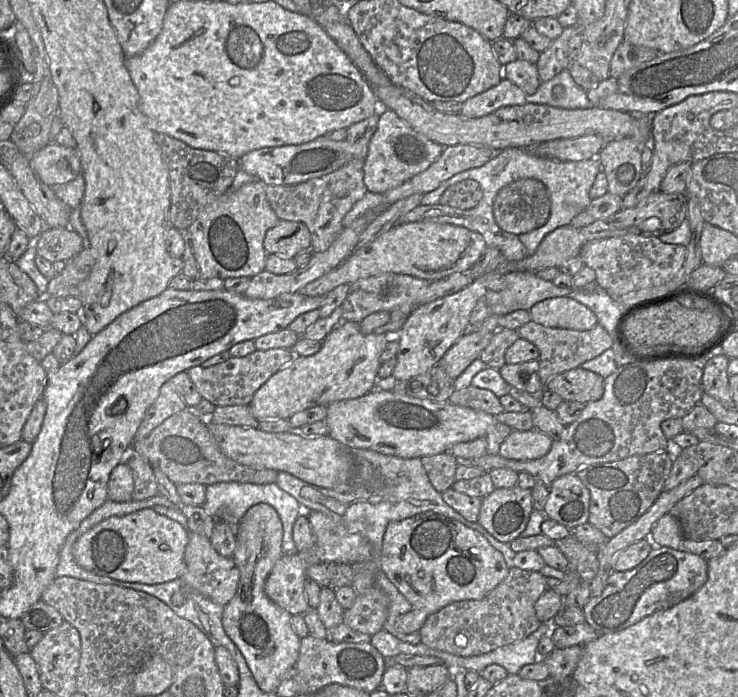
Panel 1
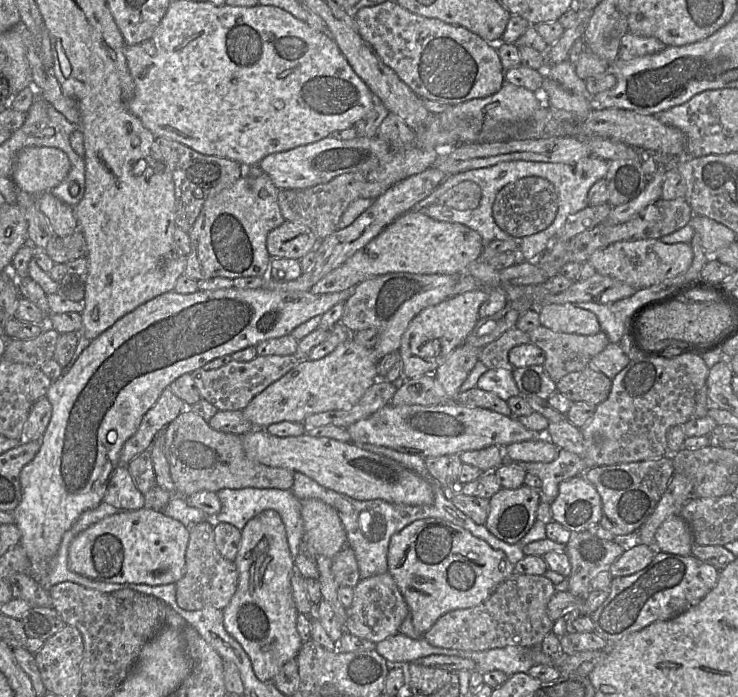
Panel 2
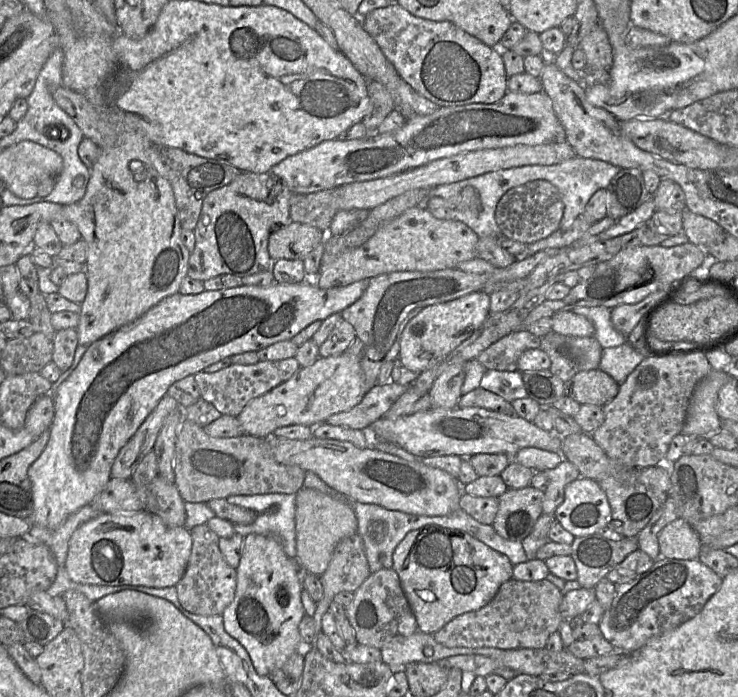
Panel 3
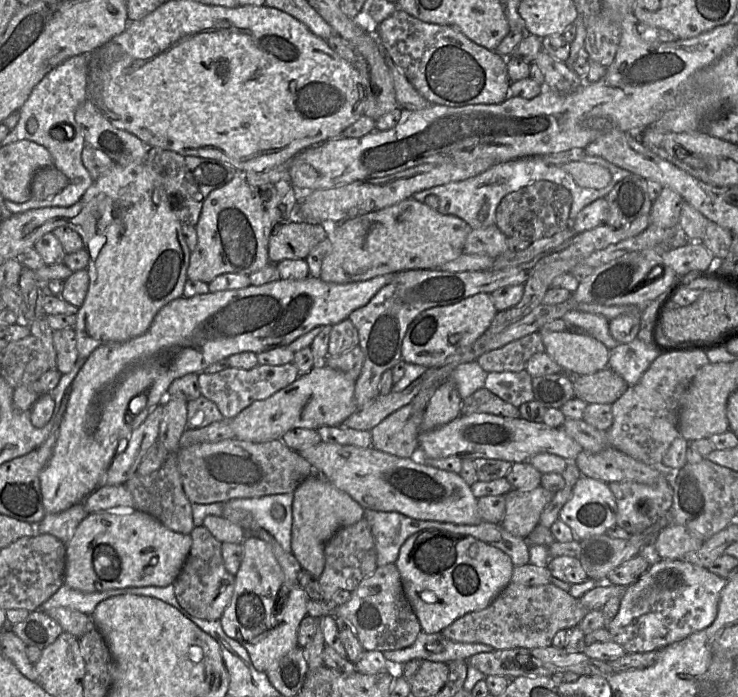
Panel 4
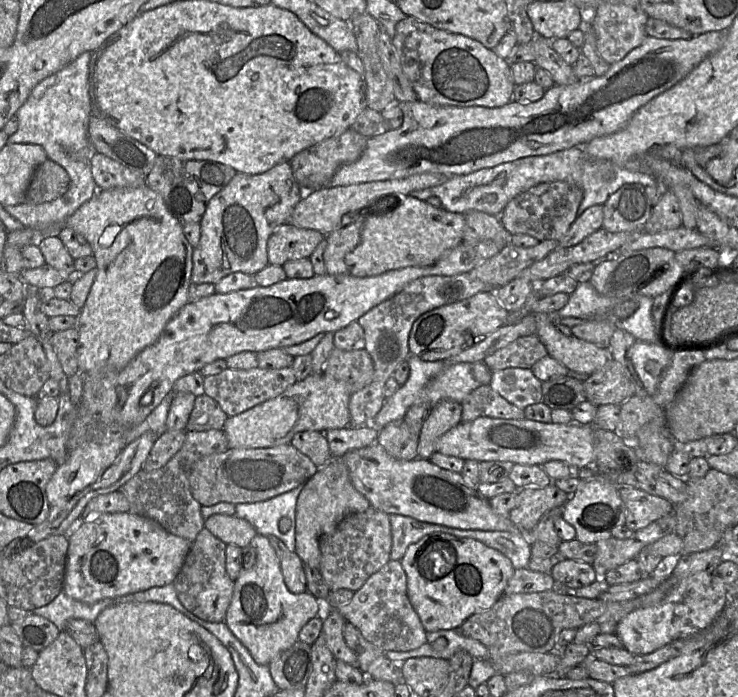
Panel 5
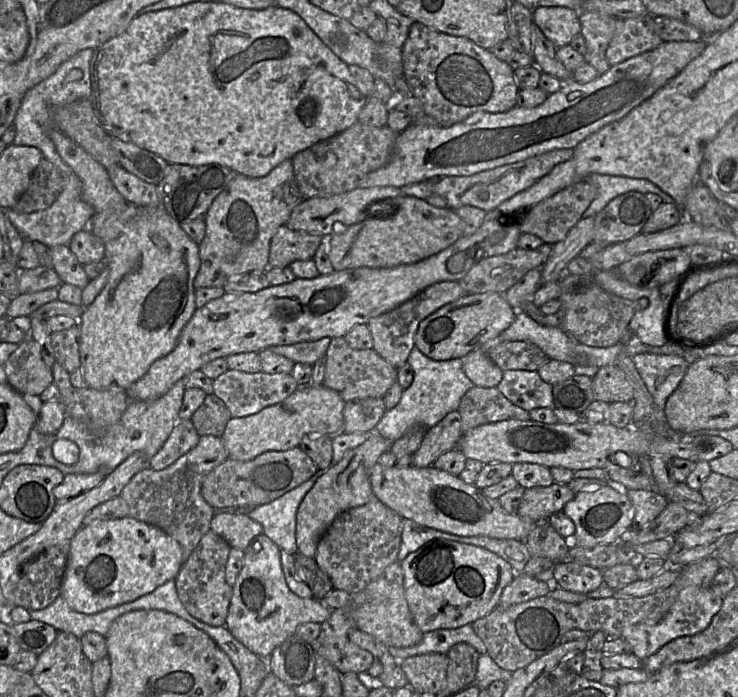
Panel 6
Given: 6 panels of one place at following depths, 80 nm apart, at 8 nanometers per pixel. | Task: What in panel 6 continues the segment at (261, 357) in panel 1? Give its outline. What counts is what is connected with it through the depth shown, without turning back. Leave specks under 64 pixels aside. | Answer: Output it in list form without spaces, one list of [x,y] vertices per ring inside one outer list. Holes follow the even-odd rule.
[[[229,369],[213,379],[213,393],[225,403],[232,418],[256,414],[266,407],[282,402],[297,389],[298,384],[291,373],[247,373]]]

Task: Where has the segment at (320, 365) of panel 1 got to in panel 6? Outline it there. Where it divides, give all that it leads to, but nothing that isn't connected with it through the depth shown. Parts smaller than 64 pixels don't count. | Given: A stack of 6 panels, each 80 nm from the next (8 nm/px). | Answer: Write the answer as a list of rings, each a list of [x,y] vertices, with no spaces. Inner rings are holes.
[[[323,385],[299,387],[278,404],[250,416],[230,419],[221,438],[229,458],[249,461],[267,451],[286,451],[299,447],[305,436],[334,436],[343,432],[345,405],[338,392]]]

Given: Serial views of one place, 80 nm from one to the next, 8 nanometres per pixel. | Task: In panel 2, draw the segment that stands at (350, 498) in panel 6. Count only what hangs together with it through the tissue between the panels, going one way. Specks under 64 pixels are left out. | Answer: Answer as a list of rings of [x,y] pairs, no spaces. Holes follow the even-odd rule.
[[[321,500],[301,501],[304,534],[300,552],[314,559],[319,555],[333,559],[348,545],[346,531],[337,511]]]

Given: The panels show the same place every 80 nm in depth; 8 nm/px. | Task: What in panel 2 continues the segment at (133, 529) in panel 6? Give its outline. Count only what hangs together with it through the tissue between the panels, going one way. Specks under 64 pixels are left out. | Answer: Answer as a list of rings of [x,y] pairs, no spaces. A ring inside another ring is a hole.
[[[145,506],[135,511],[118,512],[89,526],[72,540],[68,552],[68,565],[71,571],[79,575],[108,583],[151,586],[176,584],[185,574],[189,530],[162,511],[155,511]]]

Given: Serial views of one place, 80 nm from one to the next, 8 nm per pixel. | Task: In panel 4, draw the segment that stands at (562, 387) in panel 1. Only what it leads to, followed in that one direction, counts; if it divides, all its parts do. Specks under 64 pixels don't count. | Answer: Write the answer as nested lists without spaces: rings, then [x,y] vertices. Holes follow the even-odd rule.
[[[609,367],[588,375],[571,375],[574,398],[587,404],[612,404],[629,385]]]

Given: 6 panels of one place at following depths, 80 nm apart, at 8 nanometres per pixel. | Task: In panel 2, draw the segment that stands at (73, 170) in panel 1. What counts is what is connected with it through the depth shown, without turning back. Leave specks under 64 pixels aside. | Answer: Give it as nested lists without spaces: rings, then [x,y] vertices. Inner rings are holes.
[[[25,147],[12,166],[15,186],[32,196],[58,186],[68,175],[71,164],[62,150],[52,147]]]

